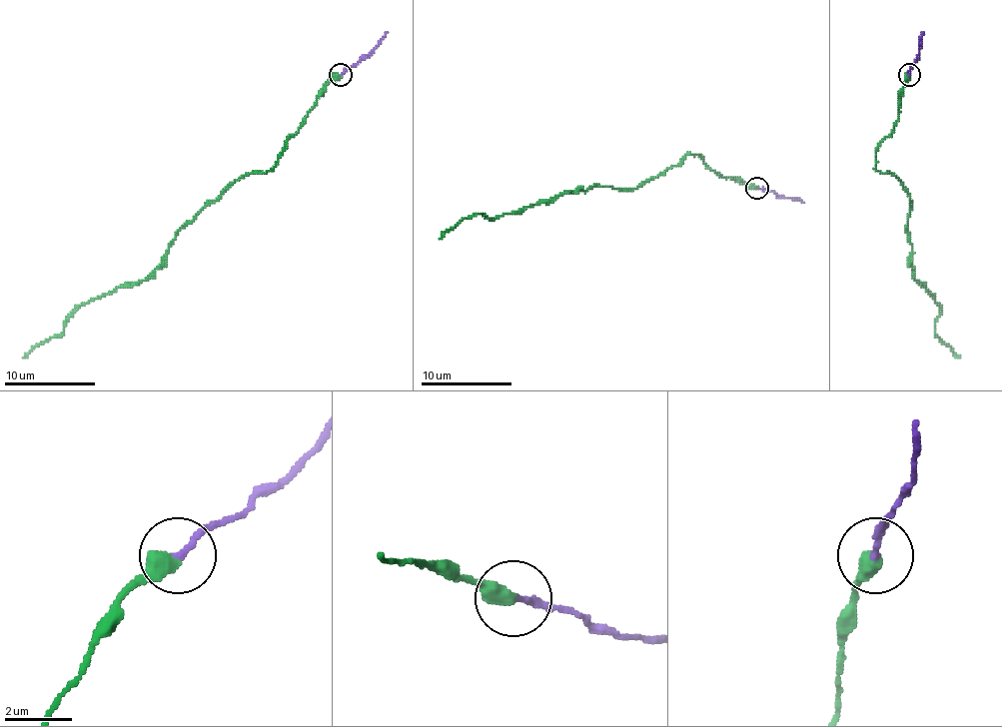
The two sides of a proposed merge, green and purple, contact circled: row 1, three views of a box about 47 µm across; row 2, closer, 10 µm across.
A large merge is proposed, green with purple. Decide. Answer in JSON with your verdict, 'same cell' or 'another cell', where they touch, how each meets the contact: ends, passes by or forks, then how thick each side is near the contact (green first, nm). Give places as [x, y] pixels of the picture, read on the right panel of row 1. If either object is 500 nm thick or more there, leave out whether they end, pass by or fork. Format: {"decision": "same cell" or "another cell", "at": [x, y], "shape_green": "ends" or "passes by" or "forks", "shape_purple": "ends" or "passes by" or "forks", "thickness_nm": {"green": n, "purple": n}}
{"decision": "another cell", "at": [909, 75], "thickness_nm": {"green": 550, "purple": 220}}

